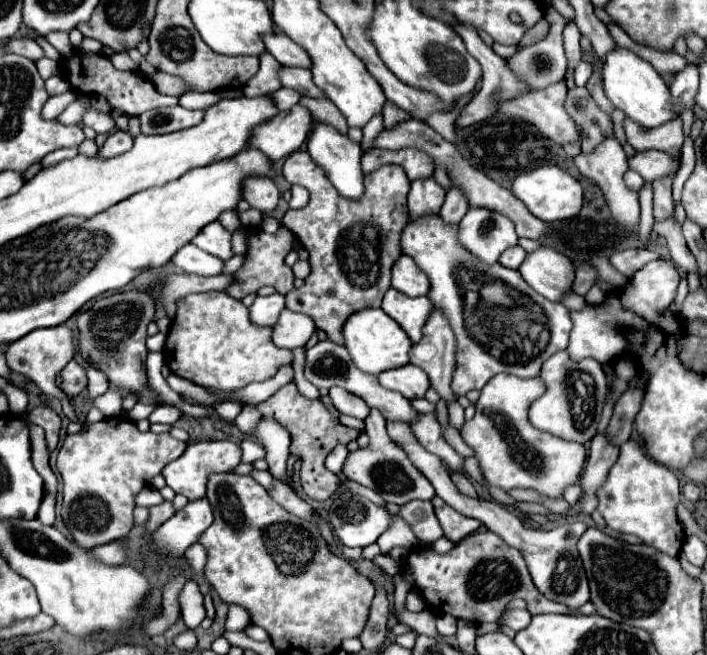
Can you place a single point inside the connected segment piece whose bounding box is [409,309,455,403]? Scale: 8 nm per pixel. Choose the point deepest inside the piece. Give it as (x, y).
(435, 353)

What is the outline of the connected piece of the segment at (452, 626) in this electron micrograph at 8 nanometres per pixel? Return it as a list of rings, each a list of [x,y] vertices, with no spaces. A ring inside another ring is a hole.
[[[439,615],[437,617],[437,631],[441,635],[455,635],[457,631],[457,621],[451,615]]]

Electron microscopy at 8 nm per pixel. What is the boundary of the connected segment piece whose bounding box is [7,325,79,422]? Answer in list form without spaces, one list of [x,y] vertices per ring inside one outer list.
[[[67,325],[49,327],[49,329],[35,329],[29,335],[25,335],[23,339],[17,339],[7,345],[7,365],[11,367],[11,371],[29,377],[43,393],[57,397],[61,401],[63,414],[70,421],[79,422],[65,394],[55,387],[55,375],[73,359],[73,355],[75,355],[73,331]]]

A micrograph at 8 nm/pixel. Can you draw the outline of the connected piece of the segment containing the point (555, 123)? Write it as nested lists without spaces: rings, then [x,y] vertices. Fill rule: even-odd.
[[[559,81],[547,89],[521,95],[513,101],[505,101],[499,111],[531,121],[545,137],[563,145],[569,141],[579,141],[575,123],[563,109],[565,95],[567,85],[565,81]]]

